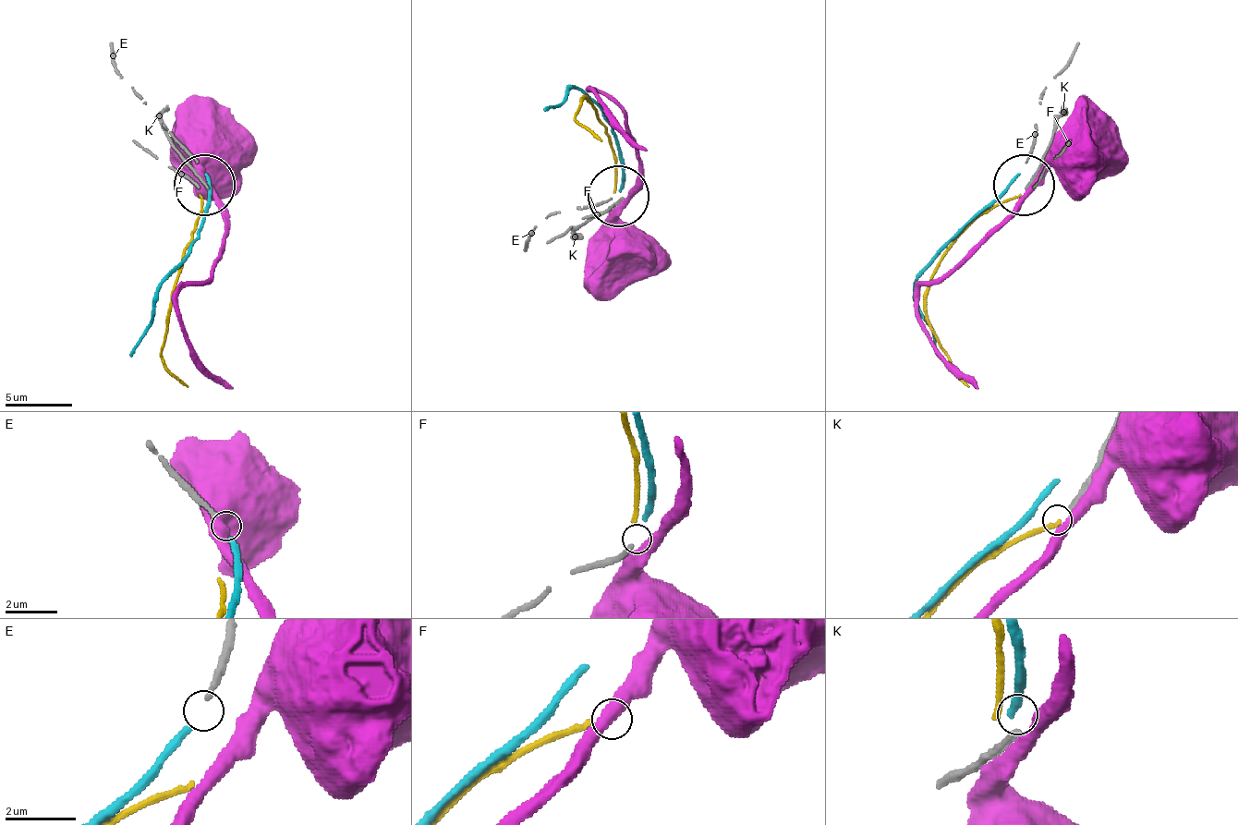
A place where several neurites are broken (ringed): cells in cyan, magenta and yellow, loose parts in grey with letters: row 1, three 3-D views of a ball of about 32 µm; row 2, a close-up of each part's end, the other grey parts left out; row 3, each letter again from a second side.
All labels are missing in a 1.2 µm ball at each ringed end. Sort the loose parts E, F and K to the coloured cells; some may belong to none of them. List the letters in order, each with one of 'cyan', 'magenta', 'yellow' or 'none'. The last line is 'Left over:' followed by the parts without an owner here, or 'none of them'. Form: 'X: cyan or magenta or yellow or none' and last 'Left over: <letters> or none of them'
E: cyan
F: yellow
K: none
Left over: K

